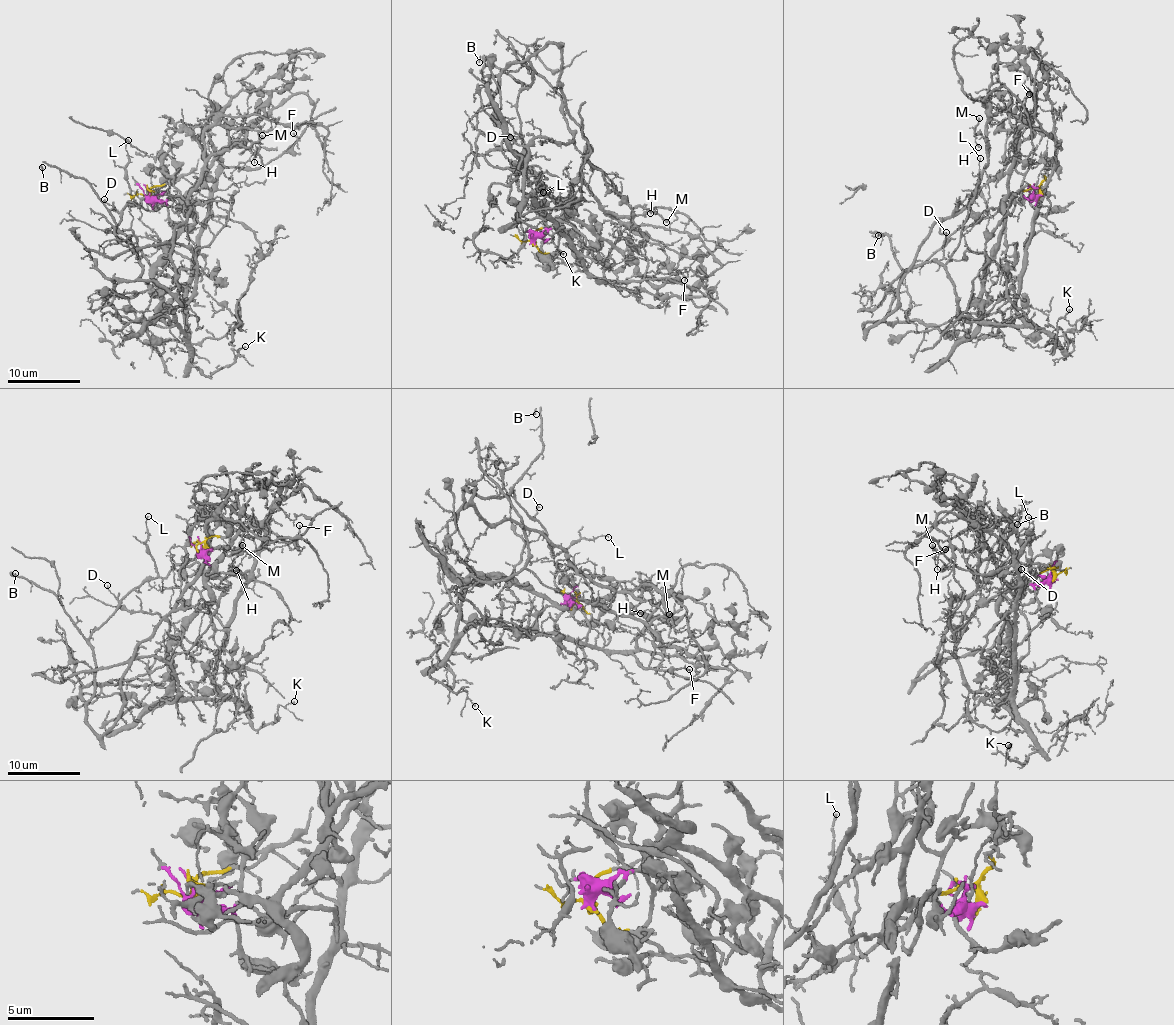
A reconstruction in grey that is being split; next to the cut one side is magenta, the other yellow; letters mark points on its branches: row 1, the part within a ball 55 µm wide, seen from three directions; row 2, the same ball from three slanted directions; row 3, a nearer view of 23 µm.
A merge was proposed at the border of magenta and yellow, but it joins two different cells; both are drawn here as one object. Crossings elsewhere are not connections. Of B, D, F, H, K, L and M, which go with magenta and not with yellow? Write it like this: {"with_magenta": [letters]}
{"with_magenta": ["F", "K"]}

